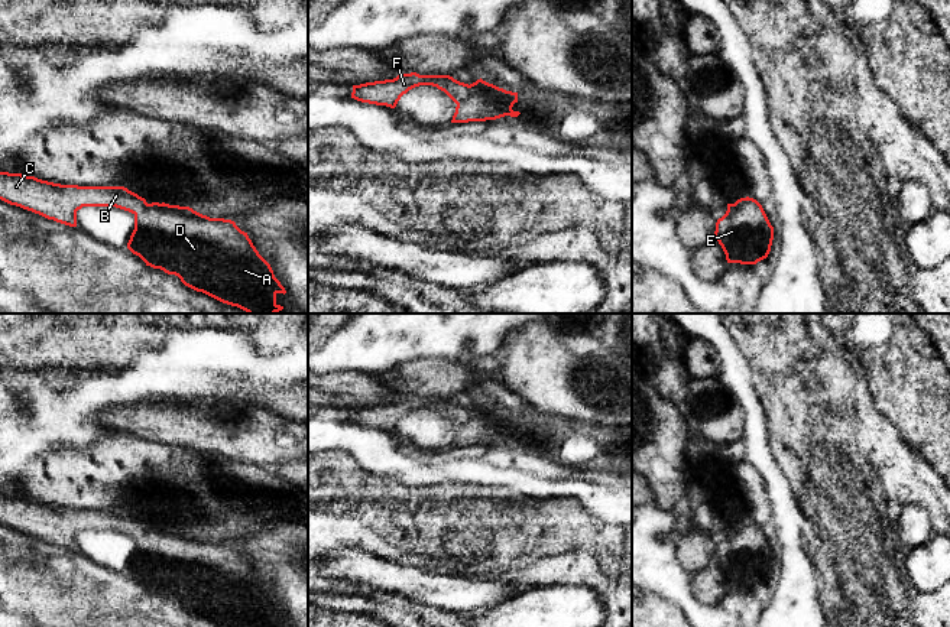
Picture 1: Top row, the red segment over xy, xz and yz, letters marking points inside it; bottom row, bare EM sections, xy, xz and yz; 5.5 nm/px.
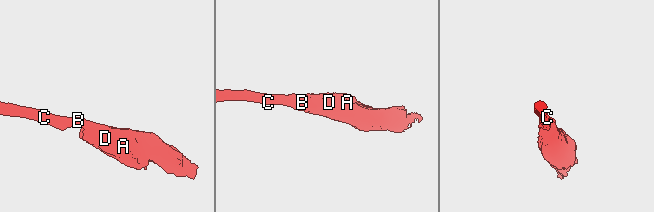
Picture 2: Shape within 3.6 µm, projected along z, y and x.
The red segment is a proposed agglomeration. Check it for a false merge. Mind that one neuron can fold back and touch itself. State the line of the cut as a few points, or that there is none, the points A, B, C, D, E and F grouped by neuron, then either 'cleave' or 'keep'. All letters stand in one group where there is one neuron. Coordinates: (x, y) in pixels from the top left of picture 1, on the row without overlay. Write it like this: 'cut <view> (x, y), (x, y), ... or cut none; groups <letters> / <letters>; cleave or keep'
cut none; groups A B C D E F; keep

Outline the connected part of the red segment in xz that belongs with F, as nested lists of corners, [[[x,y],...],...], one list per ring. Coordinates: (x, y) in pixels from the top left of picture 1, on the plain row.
[[[401,397],[393,403],[353,409],[351,422],[395,432],[403,418],[419,409],[437,410],[457,428],[451,446],[486,445],[521,438],[512,433],[518,426],[518,416],[506,415],[482,402],[468,409],[450,399]]]

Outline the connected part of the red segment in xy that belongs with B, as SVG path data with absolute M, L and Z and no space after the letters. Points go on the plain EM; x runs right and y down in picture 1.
M0 496L0 523L69 550L77 550L77 535L82 530L116 530L129 535L134 539L134 553L127 566L133 578L146 589L175 598L185 610L223 627L276 627L276 618L286 617L247 556L231 543L210 542L189 530L147 527L124 510L61 509L9 496Z

